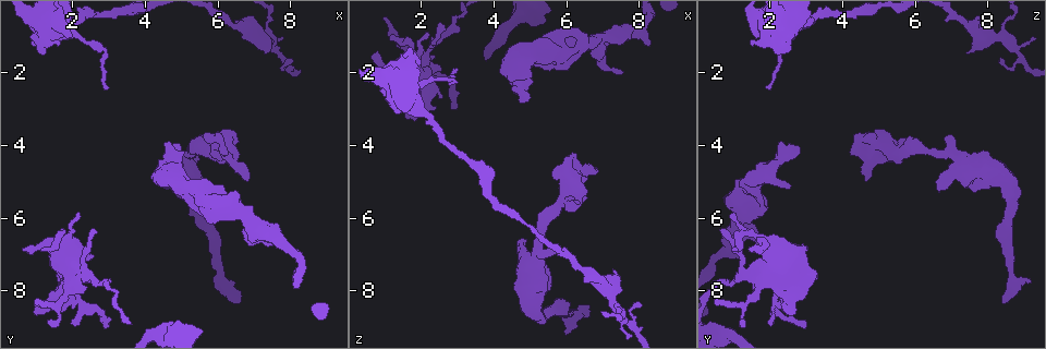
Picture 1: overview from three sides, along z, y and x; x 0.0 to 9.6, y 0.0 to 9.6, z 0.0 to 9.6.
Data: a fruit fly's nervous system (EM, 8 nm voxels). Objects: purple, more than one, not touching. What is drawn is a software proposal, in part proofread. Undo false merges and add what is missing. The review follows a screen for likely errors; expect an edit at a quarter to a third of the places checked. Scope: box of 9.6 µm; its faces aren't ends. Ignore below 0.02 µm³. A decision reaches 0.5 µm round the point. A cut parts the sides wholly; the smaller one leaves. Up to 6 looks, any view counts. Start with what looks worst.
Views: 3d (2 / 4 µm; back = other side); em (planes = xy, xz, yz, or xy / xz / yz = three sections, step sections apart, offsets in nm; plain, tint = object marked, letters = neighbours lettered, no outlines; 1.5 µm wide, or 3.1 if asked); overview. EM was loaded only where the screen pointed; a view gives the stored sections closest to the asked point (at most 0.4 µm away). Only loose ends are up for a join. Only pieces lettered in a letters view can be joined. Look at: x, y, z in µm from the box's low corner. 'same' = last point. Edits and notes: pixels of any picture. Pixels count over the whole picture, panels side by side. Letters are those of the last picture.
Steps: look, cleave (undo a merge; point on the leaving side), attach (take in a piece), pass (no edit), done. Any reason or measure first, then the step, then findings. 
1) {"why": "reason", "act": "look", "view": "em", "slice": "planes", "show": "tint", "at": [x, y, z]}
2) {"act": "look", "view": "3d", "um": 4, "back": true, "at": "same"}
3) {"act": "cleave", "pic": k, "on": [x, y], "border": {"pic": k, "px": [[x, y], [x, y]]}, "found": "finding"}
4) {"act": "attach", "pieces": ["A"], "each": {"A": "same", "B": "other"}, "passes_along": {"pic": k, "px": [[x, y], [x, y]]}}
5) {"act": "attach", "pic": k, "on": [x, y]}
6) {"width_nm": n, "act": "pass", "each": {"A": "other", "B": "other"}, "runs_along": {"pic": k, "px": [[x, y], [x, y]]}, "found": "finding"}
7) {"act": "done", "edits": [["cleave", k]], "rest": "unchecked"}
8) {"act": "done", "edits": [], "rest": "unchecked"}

{"why": "an open end", "act": "look", "view": "3d", "um": 2, "back": true, "at": [7.55, 6.70, 2.00]}

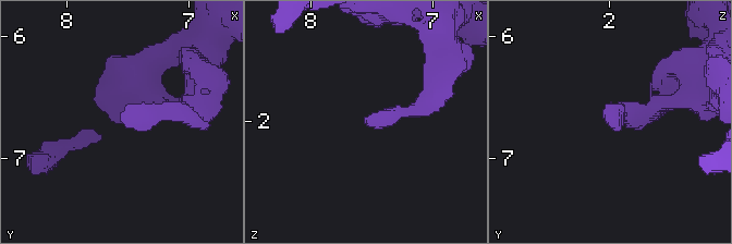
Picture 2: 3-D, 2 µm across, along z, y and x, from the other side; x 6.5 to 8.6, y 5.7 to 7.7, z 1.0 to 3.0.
{"act": "look", "view": "em", "slice": "yz", "step": 8, "show": "tint", "at": [7.58, 6.68, 2.00]}

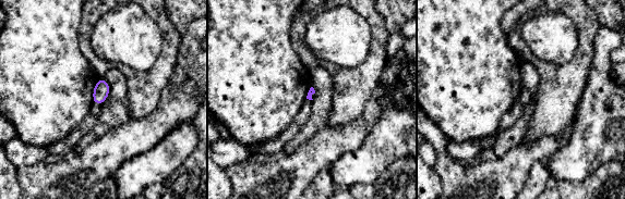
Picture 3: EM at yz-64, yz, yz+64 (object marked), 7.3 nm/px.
{"act": "look", "view": "em", "slice": "xy", "step": 8, "show": "letters", "at": "same"}

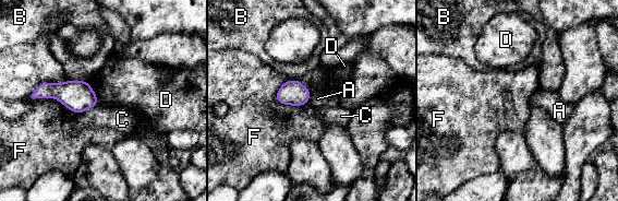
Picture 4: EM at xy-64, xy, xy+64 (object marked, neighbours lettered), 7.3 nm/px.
{"act": "pass", "each": {"A": "other", "B": "other", "C": "other", "D": "other", "F": "other"}, "border": {"pic": 4, "px": [[311, 94], [308, 102]]}, "found": "no lettered piece goes on from it"}

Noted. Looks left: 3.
{"why": "an open end", "act": "look", "view": "em", "slice": "planes", "show": "letters", "at": [4.90, 4.10, 2.80]}

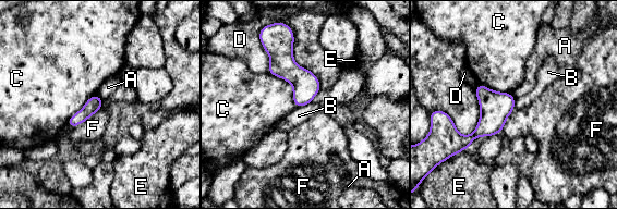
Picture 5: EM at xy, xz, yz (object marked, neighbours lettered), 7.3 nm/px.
{"act": "pass", "each": {"A": "other", "B": "other", "C": "other", "D": "other", "E": "other", "F": "other"}, "border": {"pic": 5, "px": [[312, 102], [297, 108]]}, "found": "none of them fits"}

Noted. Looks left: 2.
{"why": "branch stops here", "act": "look", "view": "em", "slice": "xy", "step": 4, "show": "letters", "at": [2.85, 9.05, 2.95]}

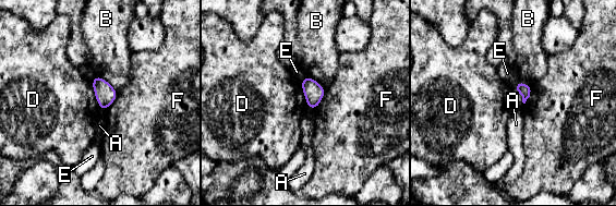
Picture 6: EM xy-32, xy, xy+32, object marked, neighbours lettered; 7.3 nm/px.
{"why": "another direction", "act": "look", "view": "em", "slice": "yz", "step": 4, "show": "letters", "at": "same"}

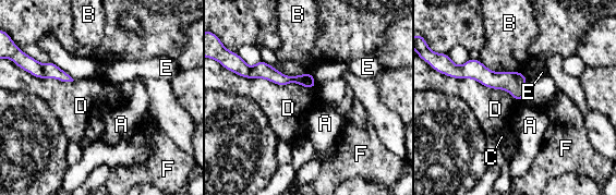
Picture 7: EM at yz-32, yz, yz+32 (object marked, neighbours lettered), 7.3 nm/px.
{"act": "pass", "each": {"A": "other", "B": "other", "C": "other", "D": "other", "E": "other", "F": "other"}, "runs_along": {"pic": 7, "px": [[460, 75], [503, 80], [520, 98]]}, "found": "no lettered piece goes on from it"}

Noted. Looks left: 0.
{"act": "done", "edits": [], "rest": "unchecked"}

